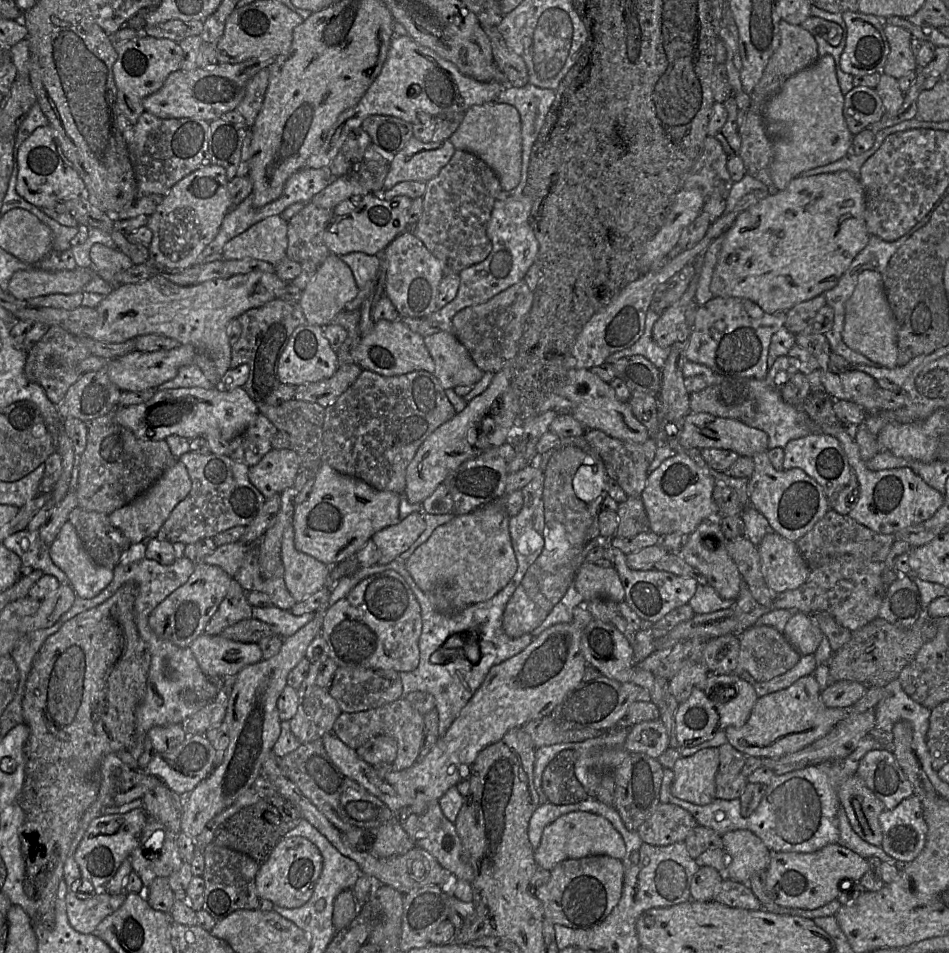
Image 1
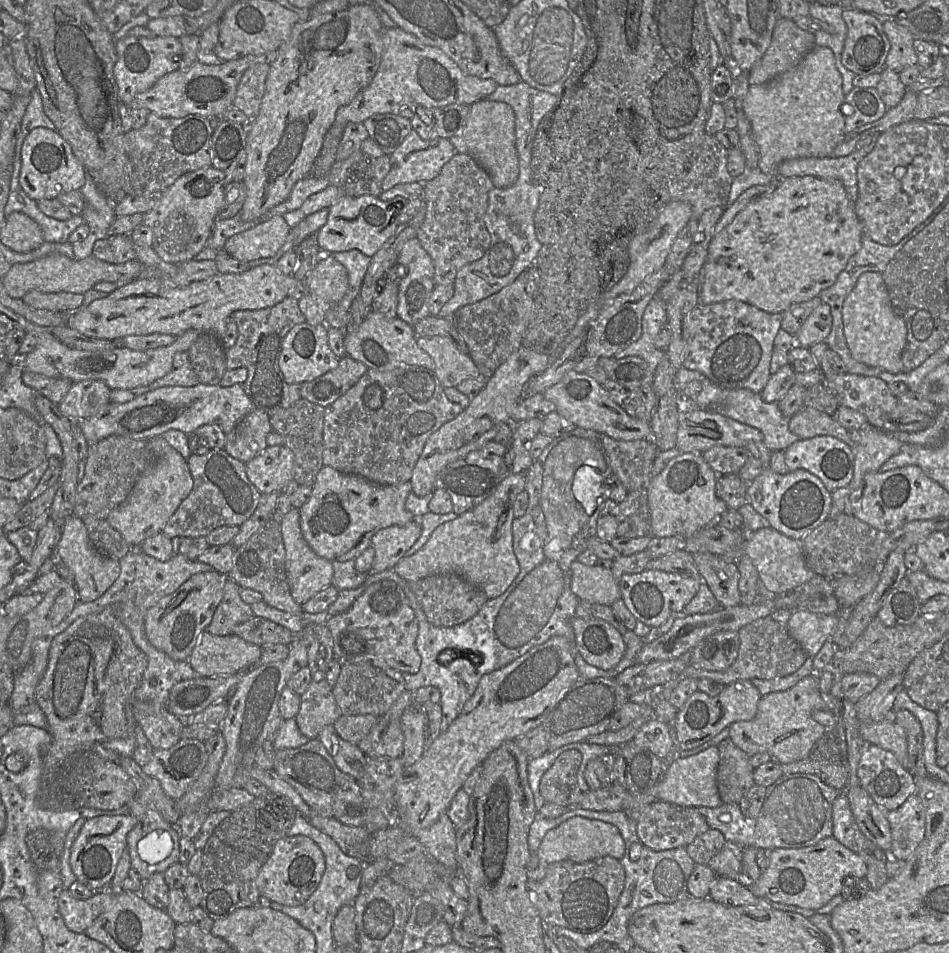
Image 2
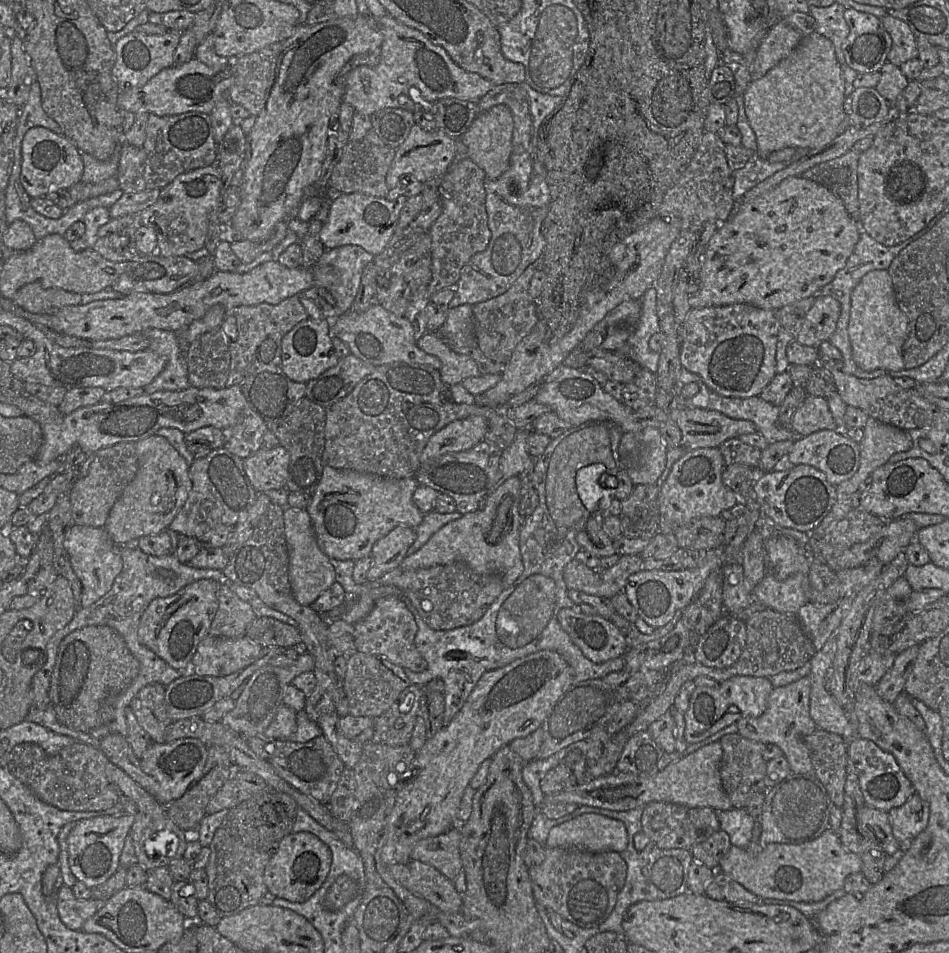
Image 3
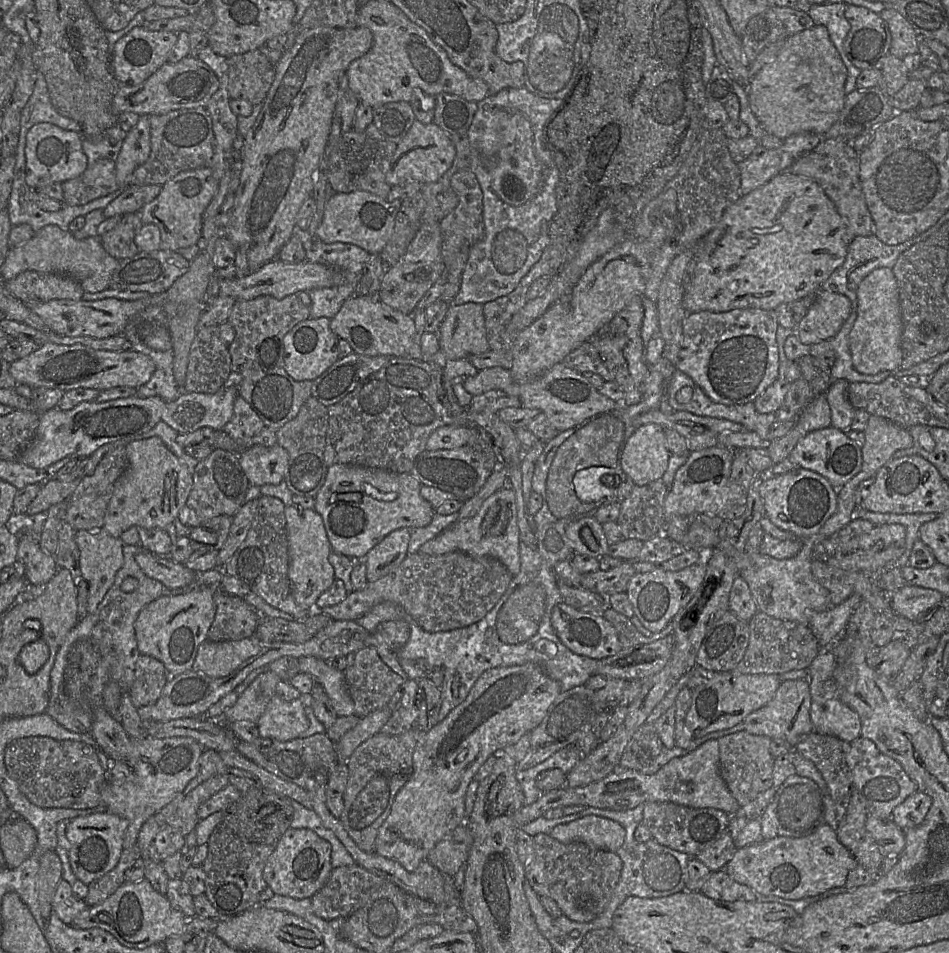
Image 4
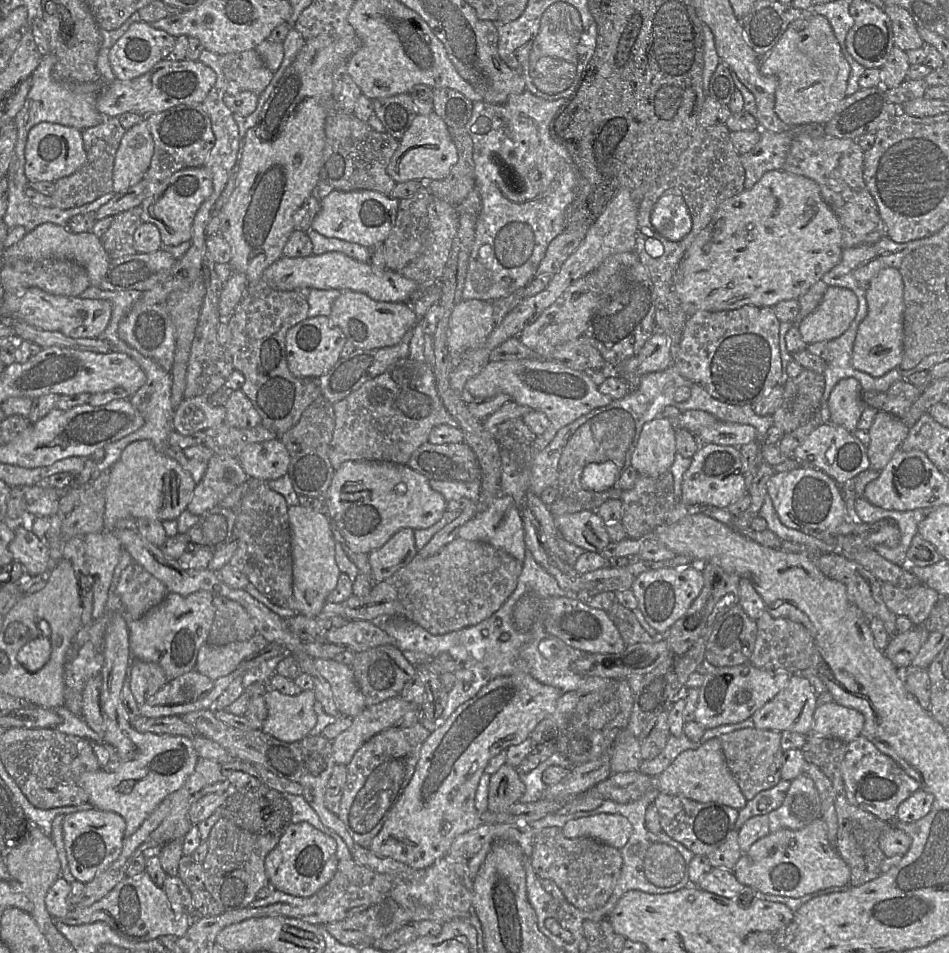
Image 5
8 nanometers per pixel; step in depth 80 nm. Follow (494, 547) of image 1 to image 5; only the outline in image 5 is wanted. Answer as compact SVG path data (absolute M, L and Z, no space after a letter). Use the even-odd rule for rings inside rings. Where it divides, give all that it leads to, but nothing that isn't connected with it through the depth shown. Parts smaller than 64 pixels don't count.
M498 495L483 512L478 512L459 529L457 537L488 543L509 553L521 563L524 561L526 549L523 522L511 496Z

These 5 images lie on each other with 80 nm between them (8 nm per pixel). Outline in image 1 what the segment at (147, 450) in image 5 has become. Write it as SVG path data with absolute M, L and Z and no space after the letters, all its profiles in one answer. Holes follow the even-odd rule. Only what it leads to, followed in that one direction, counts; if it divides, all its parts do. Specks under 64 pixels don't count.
M176 459L174 464L148 490L130 503L109 514L109 521L112 526L124 533L131 544L149 540L156 536L174 507L189 494L190 490L191 480L187 468Z

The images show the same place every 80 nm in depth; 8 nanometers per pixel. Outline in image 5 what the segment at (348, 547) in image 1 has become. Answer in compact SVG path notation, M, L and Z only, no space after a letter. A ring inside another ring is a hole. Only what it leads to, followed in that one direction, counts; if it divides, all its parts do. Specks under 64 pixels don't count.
M347 461L335 470L325 501L329 517L345 544L354 552L367 553L381 548L404 528L427 529L436 524L446 511L447 501L430 486L430 480L408 465L376 461Z

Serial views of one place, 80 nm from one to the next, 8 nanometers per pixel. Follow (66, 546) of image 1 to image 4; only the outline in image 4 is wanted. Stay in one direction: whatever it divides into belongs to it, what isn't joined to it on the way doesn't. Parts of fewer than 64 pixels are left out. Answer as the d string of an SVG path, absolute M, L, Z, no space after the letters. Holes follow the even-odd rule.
M104 527L76 531L75 542L80 552L80 570L88 583L87 612L91 614L123 565L123 543L119 538L112 537Z

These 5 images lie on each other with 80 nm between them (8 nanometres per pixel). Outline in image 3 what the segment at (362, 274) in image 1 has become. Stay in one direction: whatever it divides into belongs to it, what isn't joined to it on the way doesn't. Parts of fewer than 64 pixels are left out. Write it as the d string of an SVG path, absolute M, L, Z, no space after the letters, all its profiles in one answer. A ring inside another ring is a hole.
M344 245L325 249L316 267L332 266L339 273L339 281L332 288L325 288L335 299L335 306L329 312L322 311L322 317L332 321L348 312L358 292L364 267L374 256L357 245Z

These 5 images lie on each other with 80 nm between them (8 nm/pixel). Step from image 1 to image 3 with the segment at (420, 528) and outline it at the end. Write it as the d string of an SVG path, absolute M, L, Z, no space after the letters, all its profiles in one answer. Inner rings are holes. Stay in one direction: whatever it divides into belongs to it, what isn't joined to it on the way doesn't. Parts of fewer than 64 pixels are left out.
M397 526L375 542L370 553L371 566L367 572L367 580L377 580L385 573L399 567L416 538L415 529Z

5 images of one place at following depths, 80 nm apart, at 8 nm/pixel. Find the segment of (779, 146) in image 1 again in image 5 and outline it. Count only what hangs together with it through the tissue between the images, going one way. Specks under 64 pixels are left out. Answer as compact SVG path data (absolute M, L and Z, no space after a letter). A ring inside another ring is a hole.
M813 13L810 17L793 21L773 48L760 58L760 73L777 79L774 110L788 126L824 125L847 97L850 65L841 52L829 21L822 15Z

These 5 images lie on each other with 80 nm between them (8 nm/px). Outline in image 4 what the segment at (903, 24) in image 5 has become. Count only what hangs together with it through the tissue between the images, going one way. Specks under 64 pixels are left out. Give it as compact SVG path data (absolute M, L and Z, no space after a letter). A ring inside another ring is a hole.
M884 9L880 16L888 24L891 33L889 54L903 59L919 52L917 34L909 22L896 10Z

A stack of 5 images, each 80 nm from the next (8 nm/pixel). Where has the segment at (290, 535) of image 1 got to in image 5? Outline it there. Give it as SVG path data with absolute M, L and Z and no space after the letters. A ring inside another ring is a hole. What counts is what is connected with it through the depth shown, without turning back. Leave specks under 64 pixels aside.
M300 505L288 508L293 558L293 595L302 606L302 614L316 617L322 613L327 596L337 586L341 571L335 559L332 522L322 512Z

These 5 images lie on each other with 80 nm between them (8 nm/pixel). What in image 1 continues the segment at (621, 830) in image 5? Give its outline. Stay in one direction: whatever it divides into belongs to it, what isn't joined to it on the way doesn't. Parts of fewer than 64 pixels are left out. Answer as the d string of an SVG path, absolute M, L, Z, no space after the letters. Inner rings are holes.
M573 812L544 828L540 844L534 851L534 860L538 868L551 871L555 865L568 859L609 856L622 861L625 854L625 844L609 821L589 812Z

